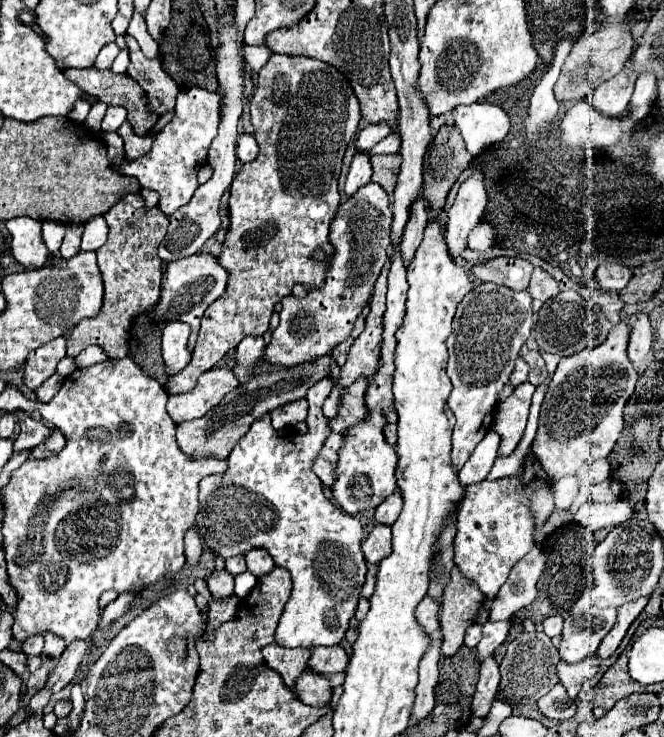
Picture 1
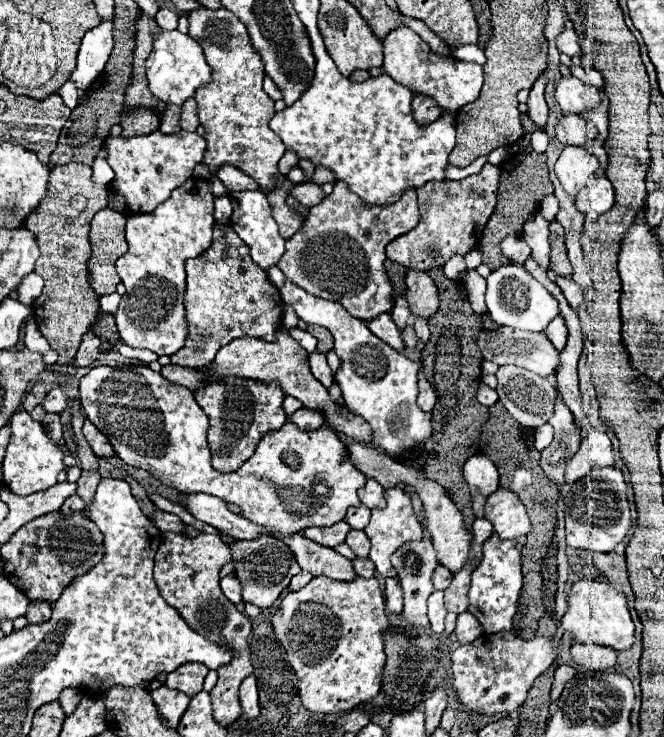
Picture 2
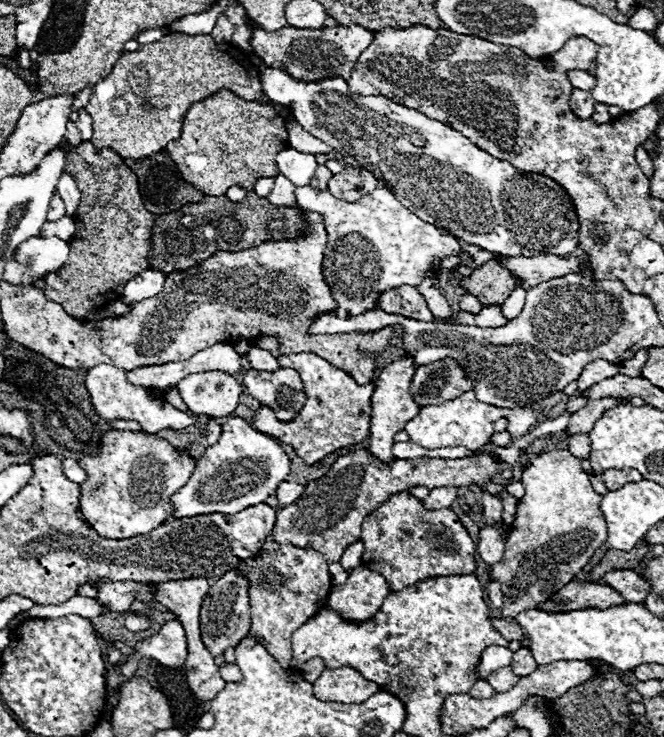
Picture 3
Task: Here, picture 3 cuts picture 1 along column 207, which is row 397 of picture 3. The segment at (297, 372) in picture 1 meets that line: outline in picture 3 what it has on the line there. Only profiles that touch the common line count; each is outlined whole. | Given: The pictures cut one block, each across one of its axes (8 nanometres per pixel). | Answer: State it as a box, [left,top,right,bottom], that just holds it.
[410,360,472,406]

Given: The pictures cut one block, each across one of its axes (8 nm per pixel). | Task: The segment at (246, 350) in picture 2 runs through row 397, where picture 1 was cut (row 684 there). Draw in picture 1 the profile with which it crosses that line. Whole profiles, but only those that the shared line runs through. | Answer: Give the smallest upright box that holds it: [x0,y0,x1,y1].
[294,668,330,706]

